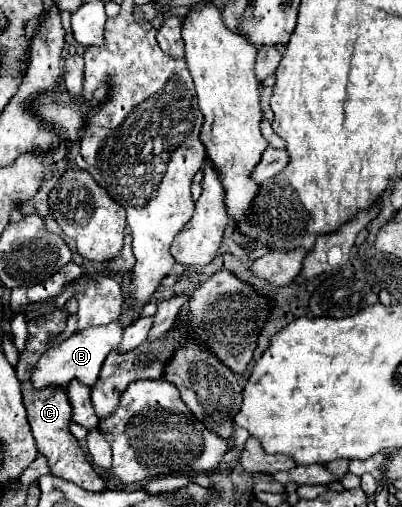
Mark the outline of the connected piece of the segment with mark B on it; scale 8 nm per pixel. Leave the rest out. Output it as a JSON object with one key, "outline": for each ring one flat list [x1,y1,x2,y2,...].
{"outline":[[114,320,106,326,88,326,84,330,78,330,74,332,70,338,54,344,36,364,34,372,32,372,32,384,34,388,44,388,48,384,54,384,54,386,68,386,68,382,72,378,78,378,82,380,84,384,92,386,96,380,98,380,98,374,100,374,100,368,102,368,102,362,104,358,116,350,122,342,122,334,124,334,124,326]]}

